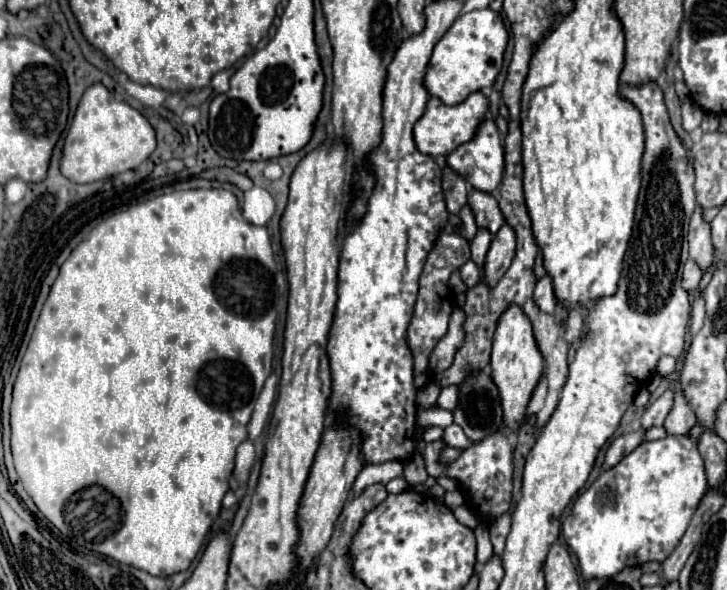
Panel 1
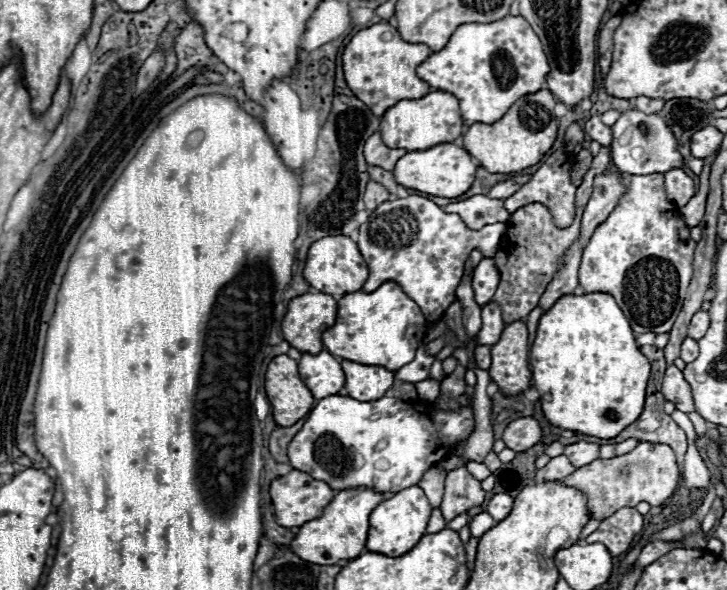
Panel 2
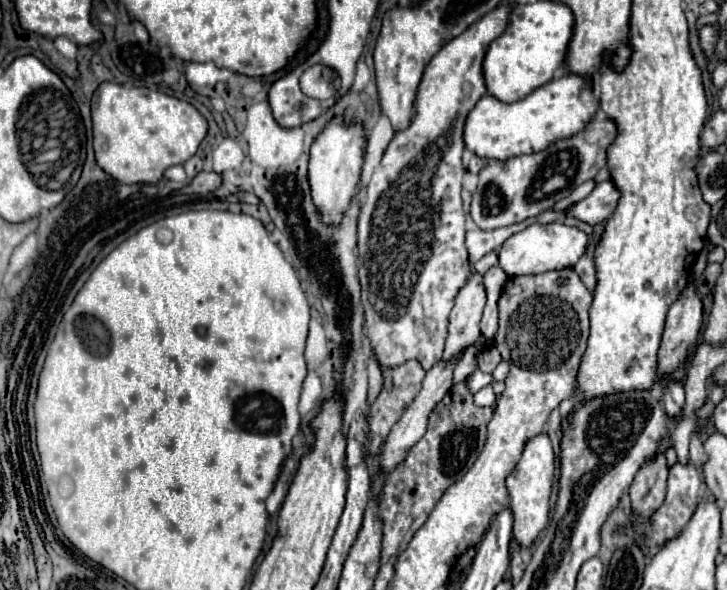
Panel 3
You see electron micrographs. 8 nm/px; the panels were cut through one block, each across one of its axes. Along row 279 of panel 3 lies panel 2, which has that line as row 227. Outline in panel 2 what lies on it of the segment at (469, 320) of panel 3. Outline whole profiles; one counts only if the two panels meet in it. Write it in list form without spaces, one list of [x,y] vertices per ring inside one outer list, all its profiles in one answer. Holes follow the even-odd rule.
[[[476,194],[466,200],[452,202],[444,206],[444,210],[450,214],[458,214],[466,222],[466,226],[470,226],[472,230],[480,230],[482,226],[494,224],[494,222],[508,222],[512,216],[504,208],[504,200],[488,198],[484,194]]]

